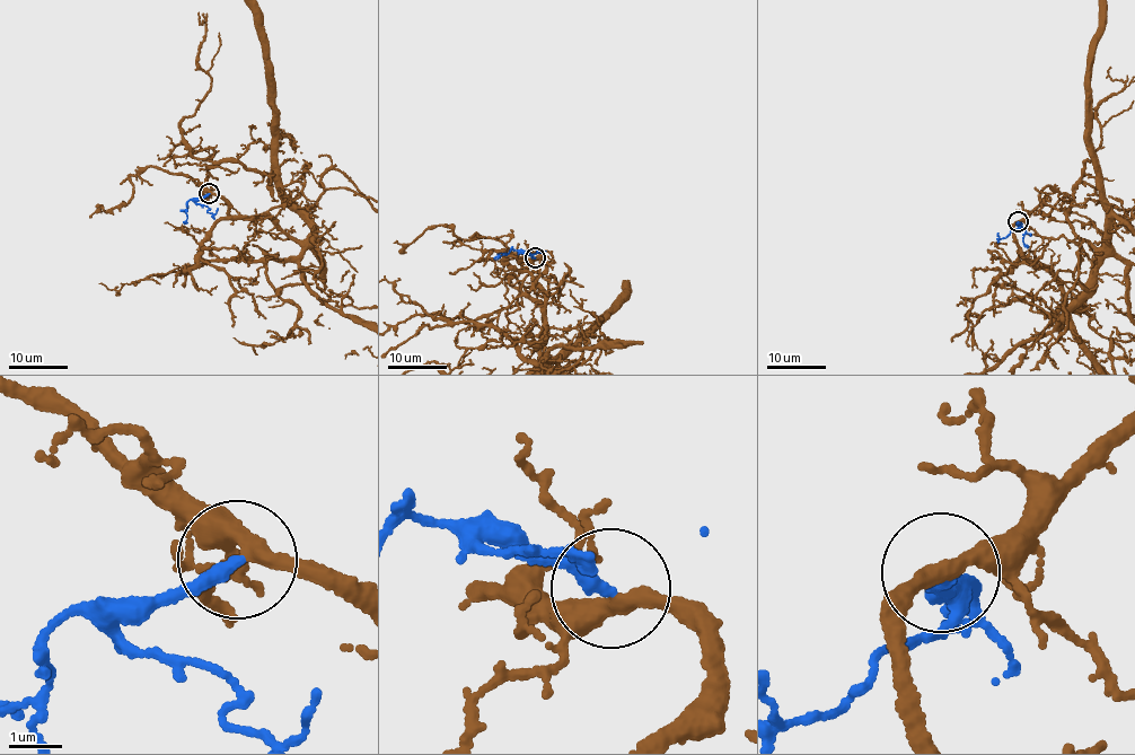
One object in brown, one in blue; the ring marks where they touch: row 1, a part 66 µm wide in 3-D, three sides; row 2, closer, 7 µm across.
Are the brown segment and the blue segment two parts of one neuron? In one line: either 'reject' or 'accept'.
accept

